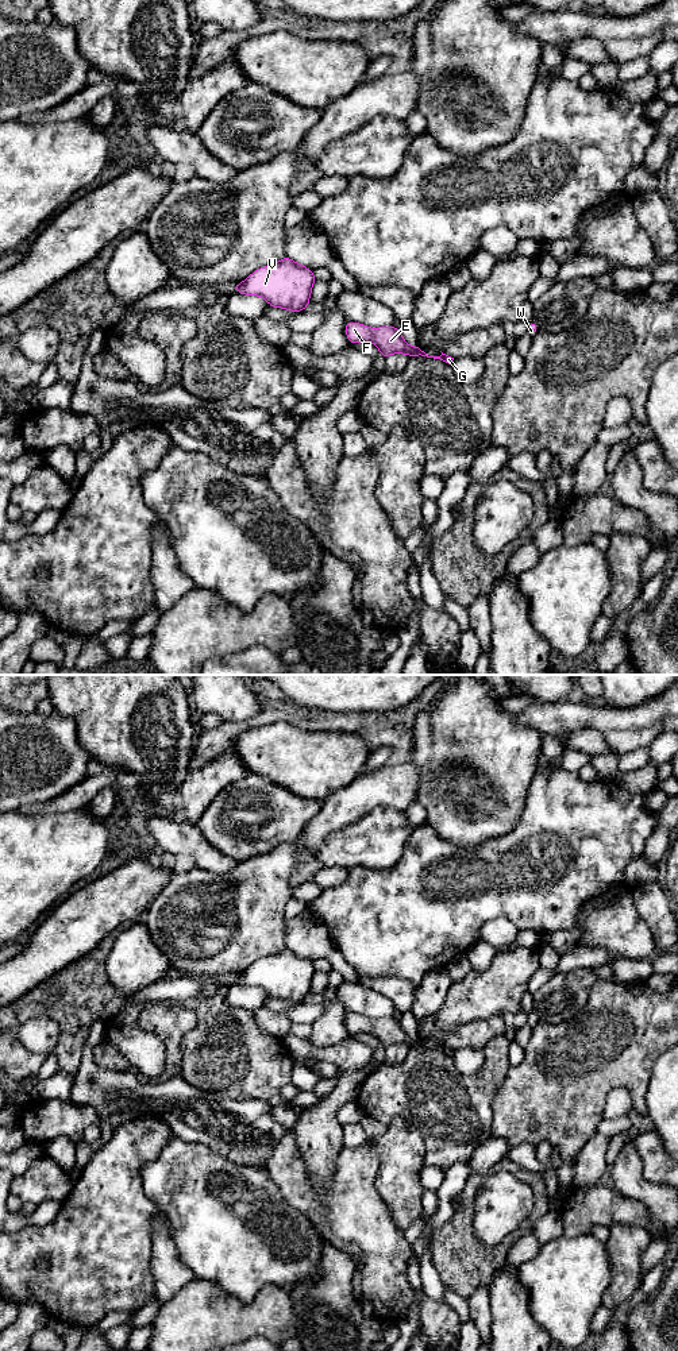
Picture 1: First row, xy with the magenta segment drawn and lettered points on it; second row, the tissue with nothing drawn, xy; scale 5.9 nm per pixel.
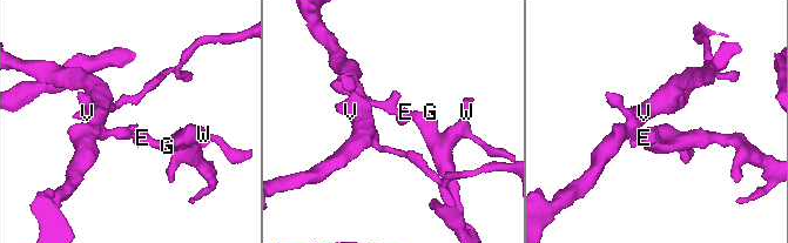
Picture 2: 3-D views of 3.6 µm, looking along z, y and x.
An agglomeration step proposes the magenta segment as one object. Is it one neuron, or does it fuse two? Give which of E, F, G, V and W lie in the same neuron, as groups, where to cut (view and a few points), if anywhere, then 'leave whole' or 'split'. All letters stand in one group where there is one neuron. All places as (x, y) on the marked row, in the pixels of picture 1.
groups E F G V W; cut none; leave whole

